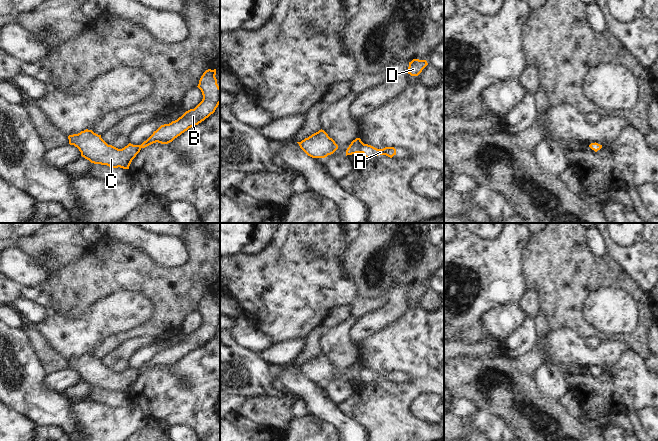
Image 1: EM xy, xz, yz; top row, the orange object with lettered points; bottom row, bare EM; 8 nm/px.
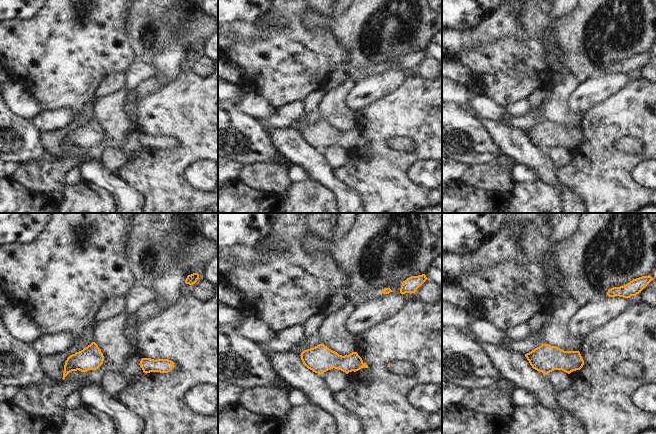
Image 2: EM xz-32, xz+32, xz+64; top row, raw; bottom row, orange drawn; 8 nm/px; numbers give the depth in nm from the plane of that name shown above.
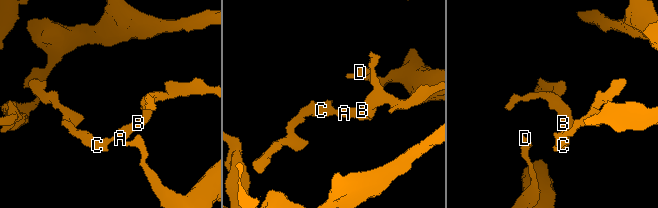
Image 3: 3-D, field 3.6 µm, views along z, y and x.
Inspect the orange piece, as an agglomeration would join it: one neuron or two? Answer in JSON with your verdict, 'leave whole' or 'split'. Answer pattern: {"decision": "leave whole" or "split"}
{"decision": "leave whole"}

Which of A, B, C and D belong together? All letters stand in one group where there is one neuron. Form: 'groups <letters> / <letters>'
groups A B C D

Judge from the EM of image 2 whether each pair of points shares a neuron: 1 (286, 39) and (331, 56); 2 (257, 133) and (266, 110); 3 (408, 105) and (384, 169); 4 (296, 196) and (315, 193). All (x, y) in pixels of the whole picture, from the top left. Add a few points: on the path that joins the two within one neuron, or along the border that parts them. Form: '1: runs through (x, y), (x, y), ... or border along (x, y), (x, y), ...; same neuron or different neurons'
1: runs through (297, 50), (302, 55), (320, 55); same neuron
2: border along (237, 109), (258, 120); different neurons
3: runs through (392, 121), (381, 132), (381, 153); same neuron
4: runs through (301, 196), (310, 196); same neuron

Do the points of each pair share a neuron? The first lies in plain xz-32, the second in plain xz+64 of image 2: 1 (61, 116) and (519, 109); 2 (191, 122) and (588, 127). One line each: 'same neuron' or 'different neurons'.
1: same neuron
2: same neuron

